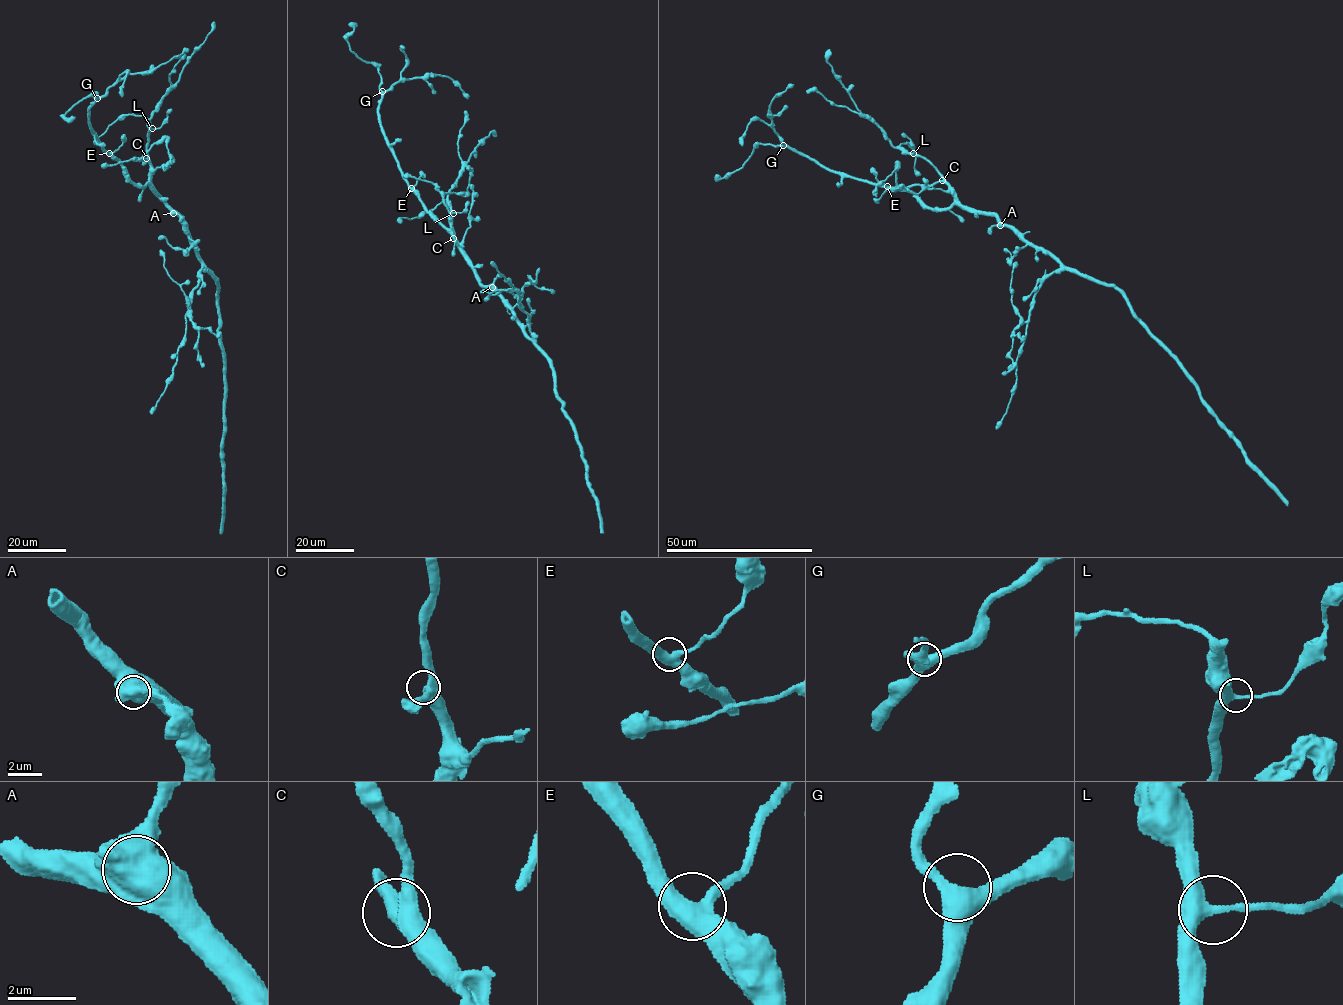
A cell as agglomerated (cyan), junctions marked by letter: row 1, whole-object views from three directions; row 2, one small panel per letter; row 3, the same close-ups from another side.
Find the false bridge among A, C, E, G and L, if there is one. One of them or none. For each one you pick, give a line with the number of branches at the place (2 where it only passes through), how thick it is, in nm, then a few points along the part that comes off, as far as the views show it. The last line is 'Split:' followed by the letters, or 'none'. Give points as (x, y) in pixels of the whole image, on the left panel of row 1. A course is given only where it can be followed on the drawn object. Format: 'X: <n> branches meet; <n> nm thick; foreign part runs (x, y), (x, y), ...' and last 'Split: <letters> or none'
Split: none

